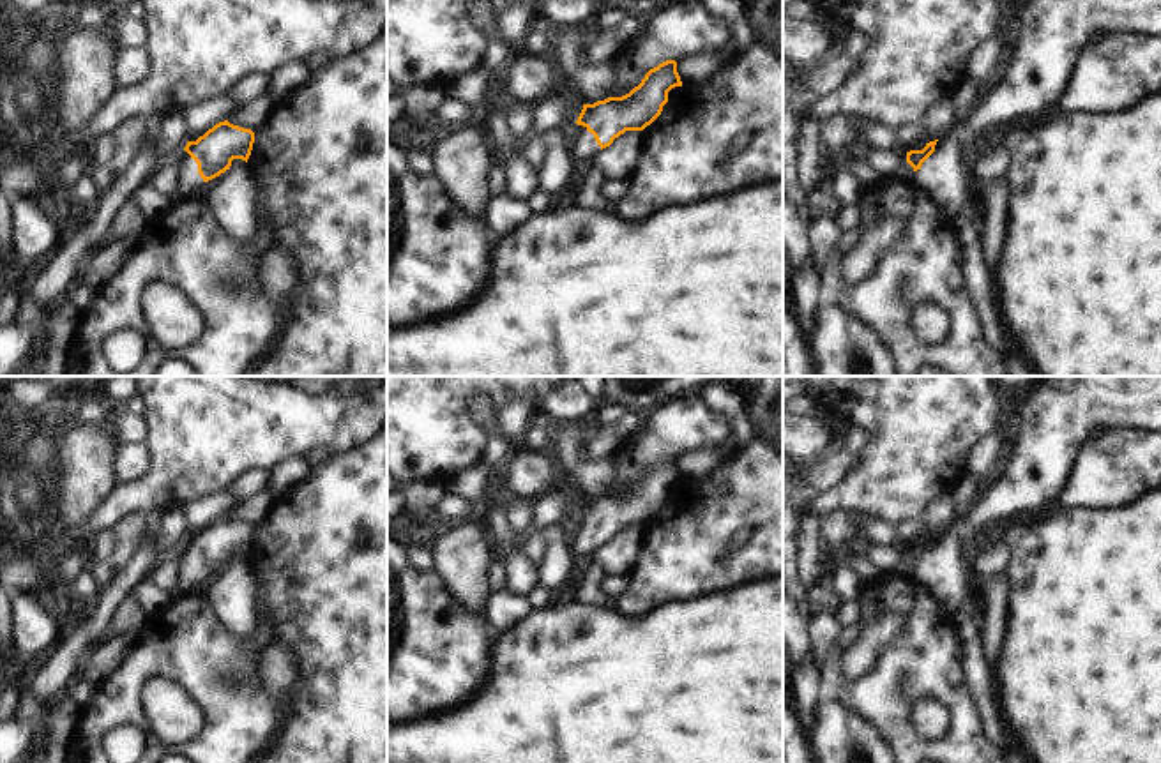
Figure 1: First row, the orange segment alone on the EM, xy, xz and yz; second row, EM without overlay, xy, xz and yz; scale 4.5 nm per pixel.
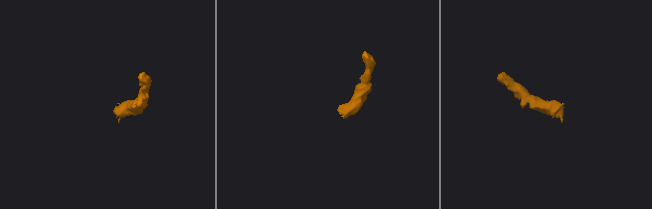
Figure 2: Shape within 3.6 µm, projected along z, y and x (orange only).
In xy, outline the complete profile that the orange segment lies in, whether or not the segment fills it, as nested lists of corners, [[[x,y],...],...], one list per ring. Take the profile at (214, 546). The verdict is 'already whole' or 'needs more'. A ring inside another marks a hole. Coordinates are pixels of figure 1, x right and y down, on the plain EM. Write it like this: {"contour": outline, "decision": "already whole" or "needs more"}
{"contour": [[[216,519],[196,537],[187,537],[177,551],[178,581],[171,597],[186,597],[196,592],[201,581],[226,565],[233,555],[247,558],[254,539],[254,528],[230,519]]], "decision": "needs more"}

